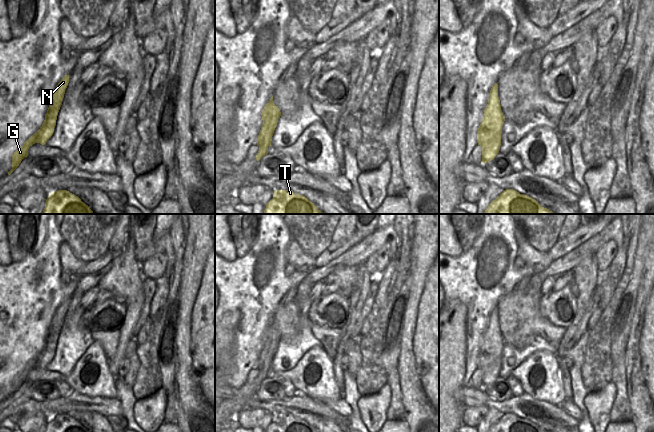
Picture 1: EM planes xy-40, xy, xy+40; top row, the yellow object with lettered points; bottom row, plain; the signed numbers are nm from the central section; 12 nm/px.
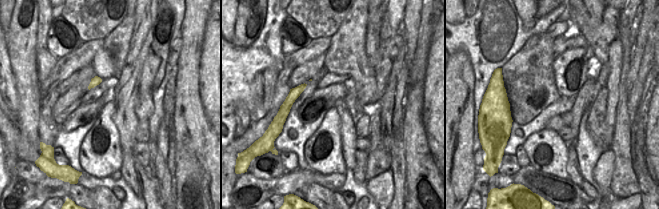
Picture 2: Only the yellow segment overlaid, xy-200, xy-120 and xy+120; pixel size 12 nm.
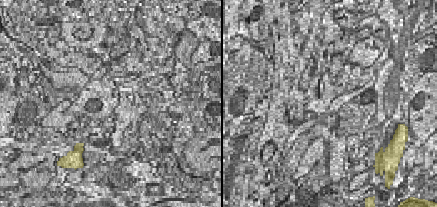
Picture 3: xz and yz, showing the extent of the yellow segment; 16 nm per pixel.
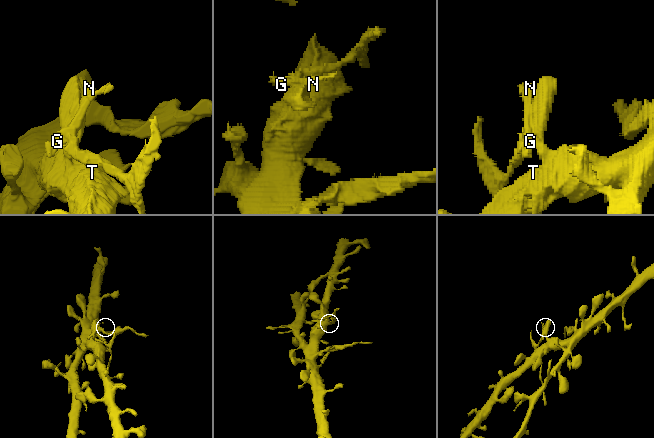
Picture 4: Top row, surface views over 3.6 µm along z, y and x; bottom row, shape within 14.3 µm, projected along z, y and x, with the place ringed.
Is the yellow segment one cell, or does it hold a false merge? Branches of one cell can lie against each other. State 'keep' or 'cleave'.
cleave

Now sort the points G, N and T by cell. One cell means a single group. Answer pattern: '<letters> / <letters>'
G N / T

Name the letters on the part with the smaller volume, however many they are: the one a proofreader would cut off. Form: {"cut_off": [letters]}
{"cut_off": ["G", "N"]}

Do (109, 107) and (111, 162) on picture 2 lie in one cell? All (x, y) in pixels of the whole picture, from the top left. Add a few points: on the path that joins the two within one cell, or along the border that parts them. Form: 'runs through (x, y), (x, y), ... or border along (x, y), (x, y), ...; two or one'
runs through (108, 121), (108, 128), (111, 132), (111, 148); one

